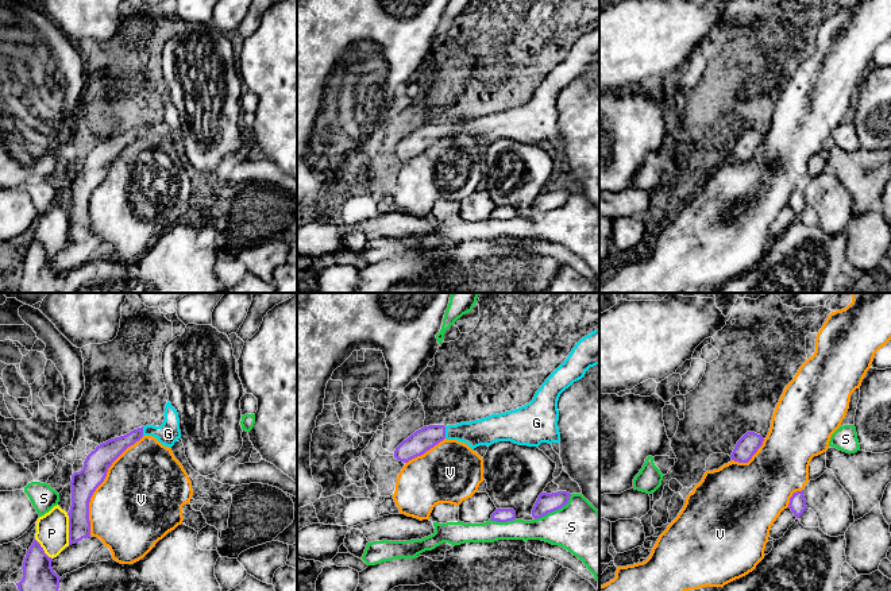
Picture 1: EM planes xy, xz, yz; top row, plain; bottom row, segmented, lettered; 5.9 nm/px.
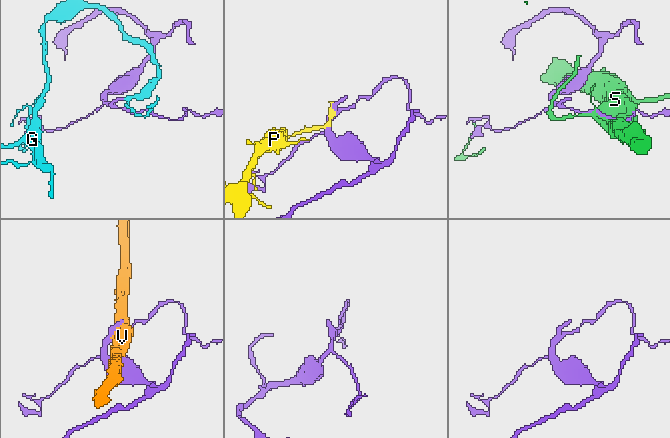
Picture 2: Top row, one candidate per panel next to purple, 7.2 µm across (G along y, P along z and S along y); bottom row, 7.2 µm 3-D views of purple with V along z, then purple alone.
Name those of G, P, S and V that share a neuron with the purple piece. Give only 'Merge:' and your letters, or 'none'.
Merge: G

